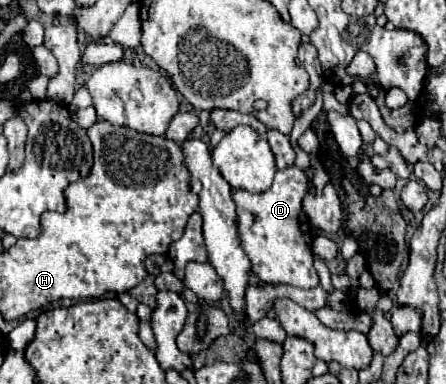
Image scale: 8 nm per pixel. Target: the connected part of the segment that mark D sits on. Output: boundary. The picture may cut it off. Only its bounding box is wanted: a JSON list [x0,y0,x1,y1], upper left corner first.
[233,165,319,289]

